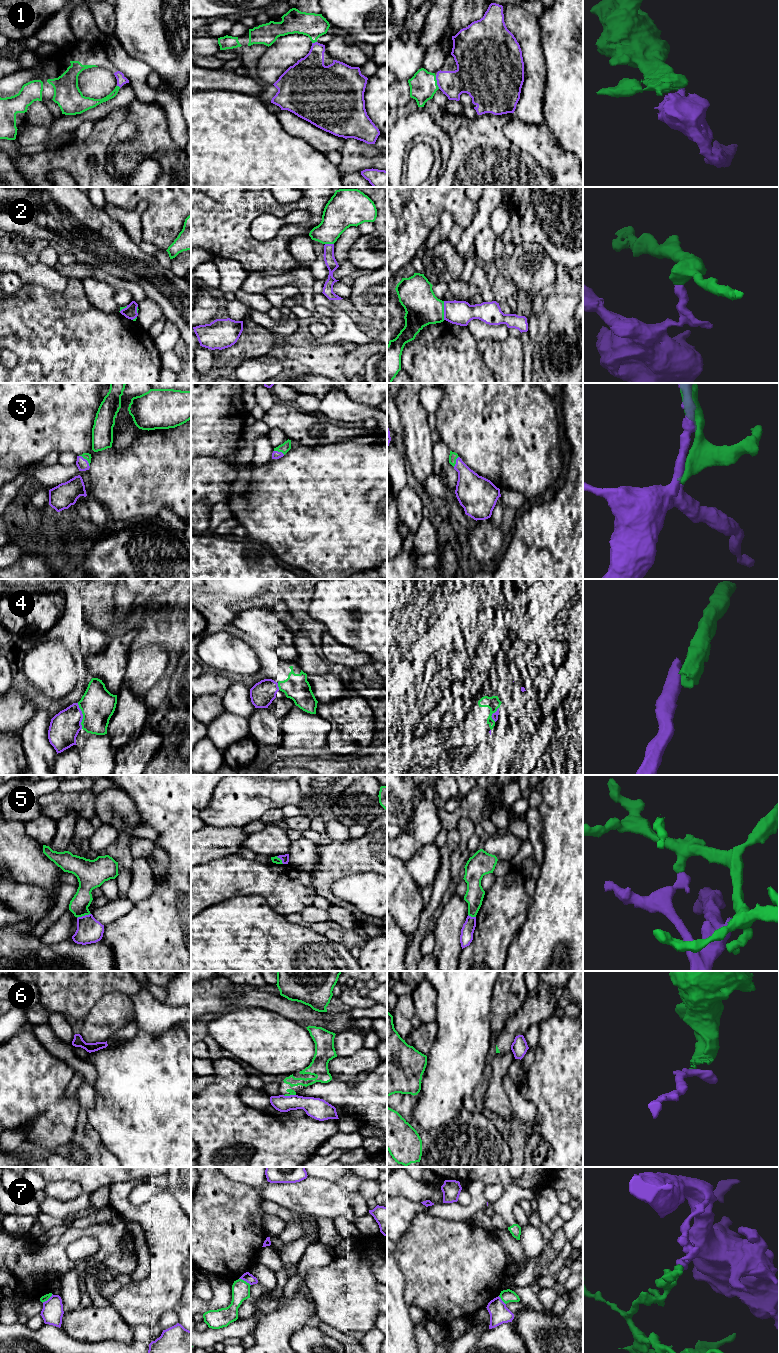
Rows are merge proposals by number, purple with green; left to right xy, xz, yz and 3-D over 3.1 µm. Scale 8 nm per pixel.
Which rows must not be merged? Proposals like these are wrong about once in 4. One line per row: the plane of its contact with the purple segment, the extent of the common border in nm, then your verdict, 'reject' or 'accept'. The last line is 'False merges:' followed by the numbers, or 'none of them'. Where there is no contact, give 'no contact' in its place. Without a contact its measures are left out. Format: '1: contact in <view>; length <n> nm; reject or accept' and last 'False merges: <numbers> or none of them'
1: contact in yz; length 120 nm; accept
2: contact in yz; length 150 nm; reject
3: contact in xy; length 130 nm; accept
4: contact in xy; length 220 nm; reject
5: contact in xy; length 120 nm; reject
6: contact in xz; length 100 nm; reject
7: contact in xz; length 110 nm; reject
False merges: 2, 4, 5, 6, 7

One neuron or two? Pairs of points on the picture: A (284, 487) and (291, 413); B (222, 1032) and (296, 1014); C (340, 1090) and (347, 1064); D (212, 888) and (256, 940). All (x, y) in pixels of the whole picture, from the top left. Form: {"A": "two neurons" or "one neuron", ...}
{"A": "two neurons", "B": "two neurons", "C": "two neurons", "D": "two neurons"}

